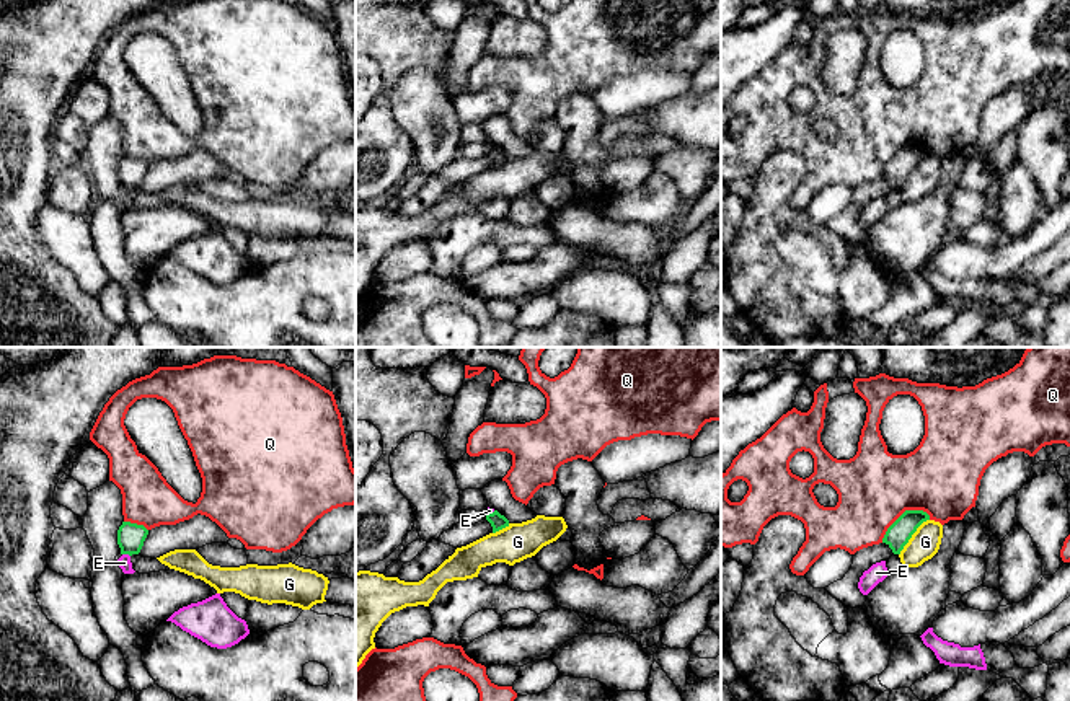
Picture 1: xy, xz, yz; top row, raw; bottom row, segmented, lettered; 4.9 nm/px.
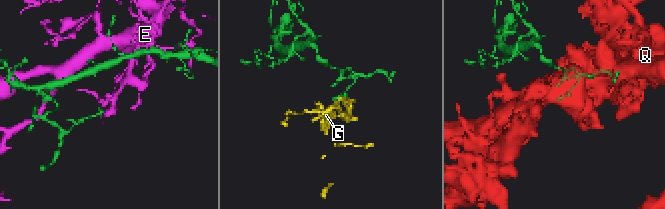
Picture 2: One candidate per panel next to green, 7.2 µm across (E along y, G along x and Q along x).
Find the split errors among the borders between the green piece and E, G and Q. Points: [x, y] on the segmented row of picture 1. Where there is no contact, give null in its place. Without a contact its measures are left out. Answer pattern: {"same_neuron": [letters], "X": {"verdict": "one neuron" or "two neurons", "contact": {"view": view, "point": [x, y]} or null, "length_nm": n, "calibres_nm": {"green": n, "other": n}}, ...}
{"same_neuron": [], "E": {"verdict": "two neurons", "contact": {"view": "xy", "point": [126, 553]}, "length_nm": 40, "calibres_nm": {"green": 140, "other": 70}}, "G": {"verdict": "two neurons", "contact": {"view": "yz", "point": [910, 537]}, "length_nm": 240, "calibres_nm": {"green": 120, "other": 150}}, "Q": {"verdict": "two neurons", "contact": {"view": "yz", "point": [902, 514]}, "length_nm": 280, "calibres_nm": {"green": 120, "other": 380}}}

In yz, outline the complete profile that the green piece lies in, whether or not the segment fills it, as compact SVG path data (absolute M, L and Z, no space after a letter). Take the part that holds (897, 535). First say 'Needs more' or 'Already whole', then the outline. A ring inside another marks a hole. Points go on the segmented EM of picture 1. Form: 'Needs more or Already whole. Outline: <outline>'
Already whole. Outline: M905 510L886 531L882 543L886 543L894 554L900 554L917 528L930 520L923 510Z

